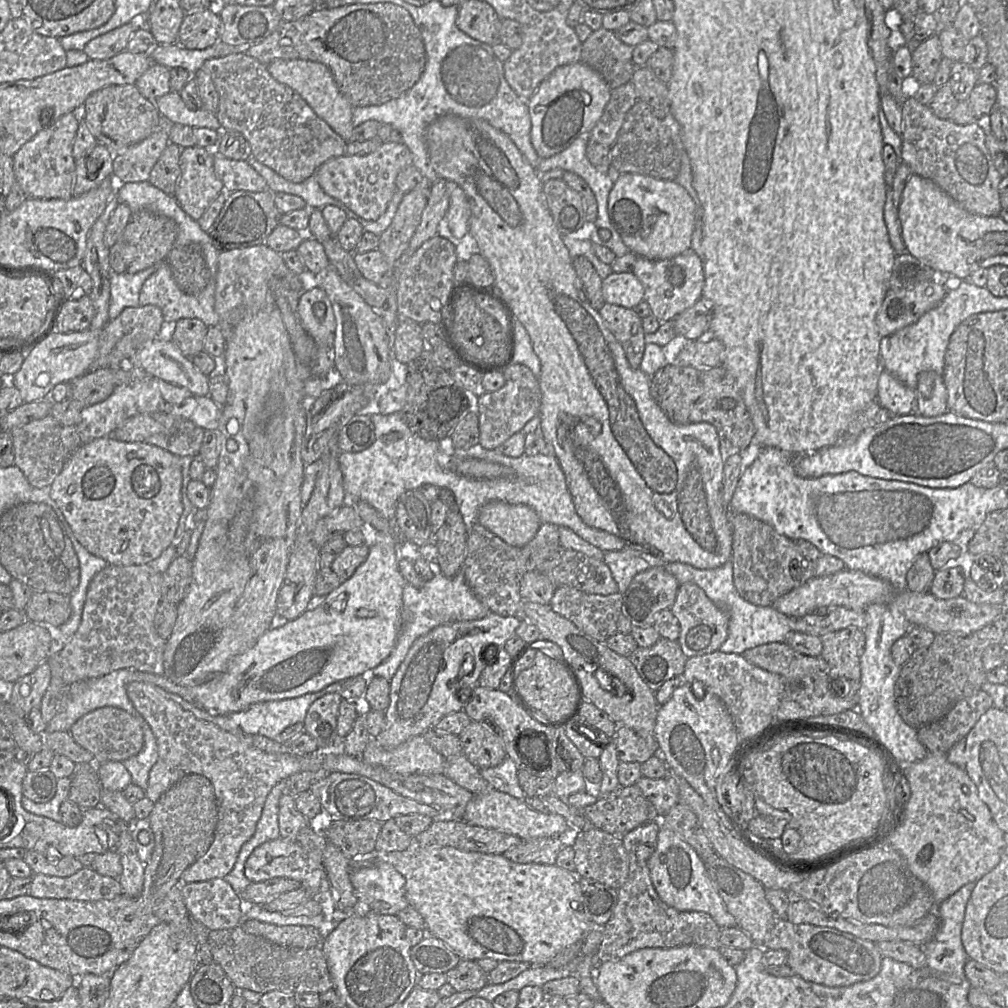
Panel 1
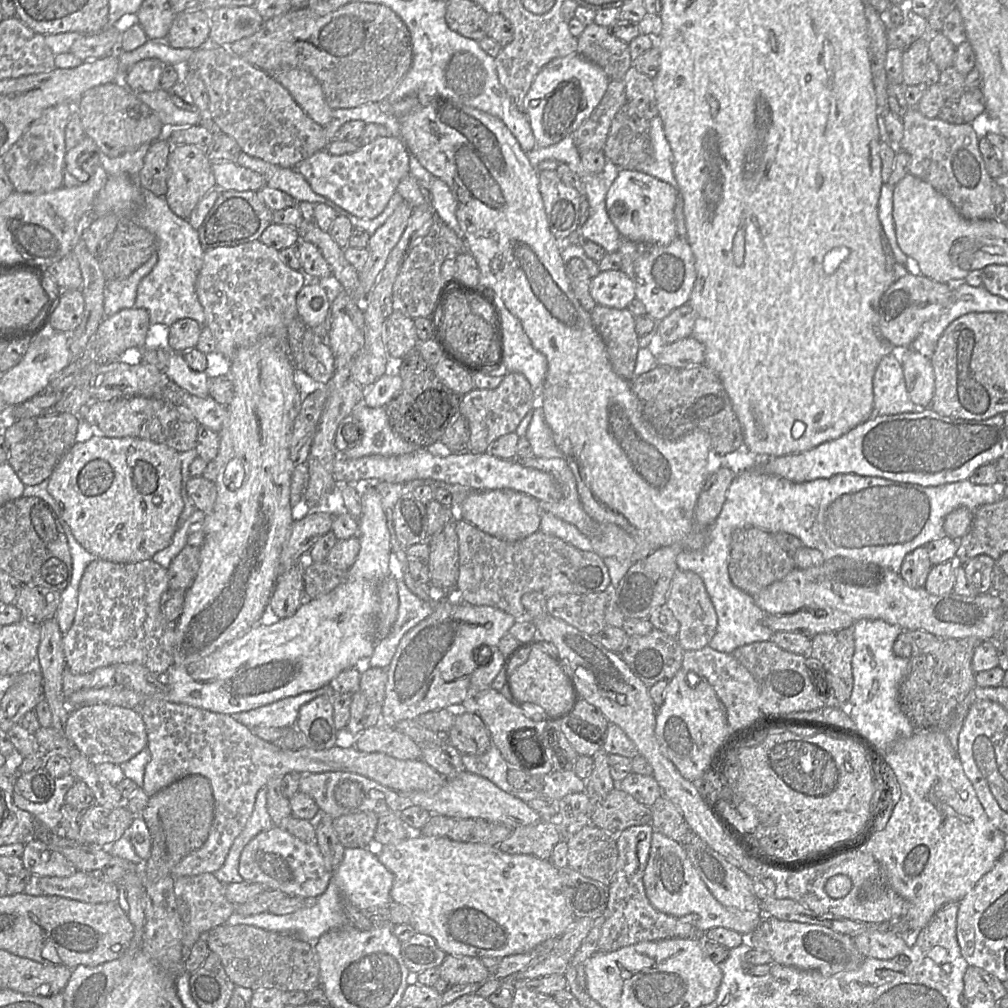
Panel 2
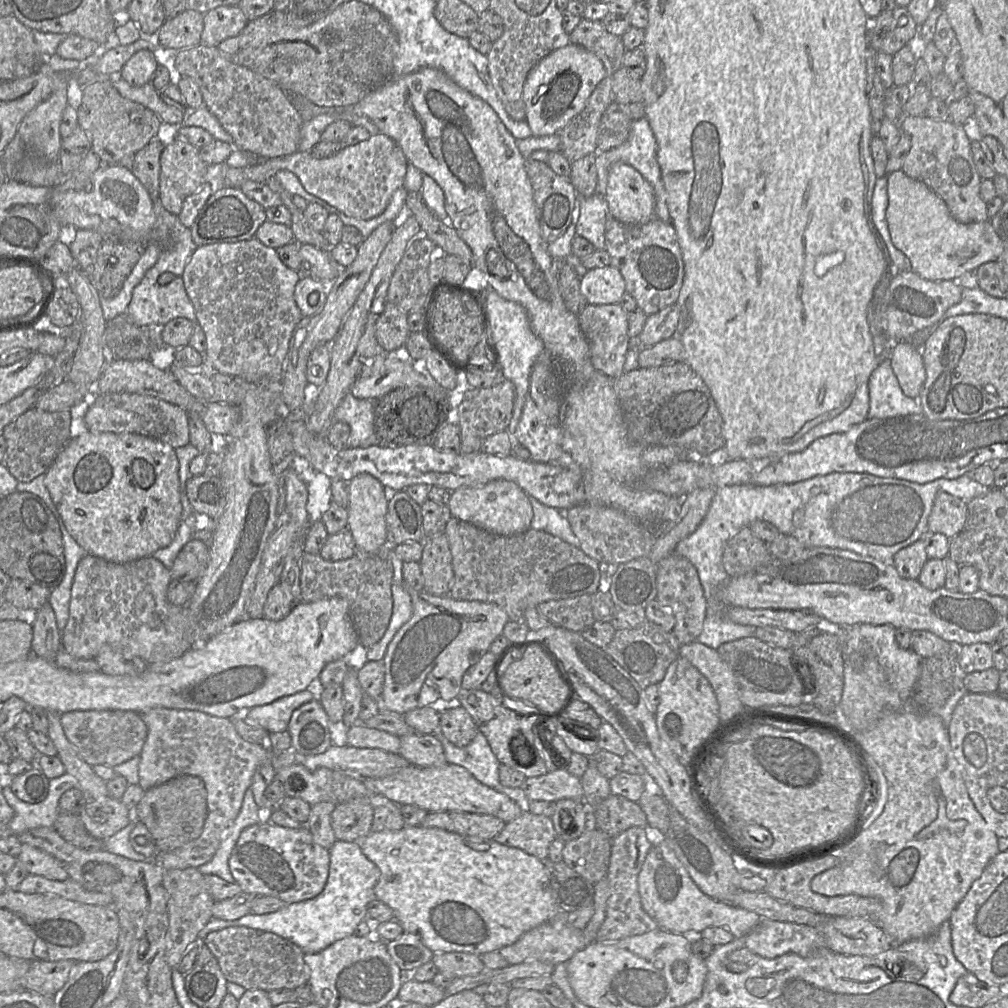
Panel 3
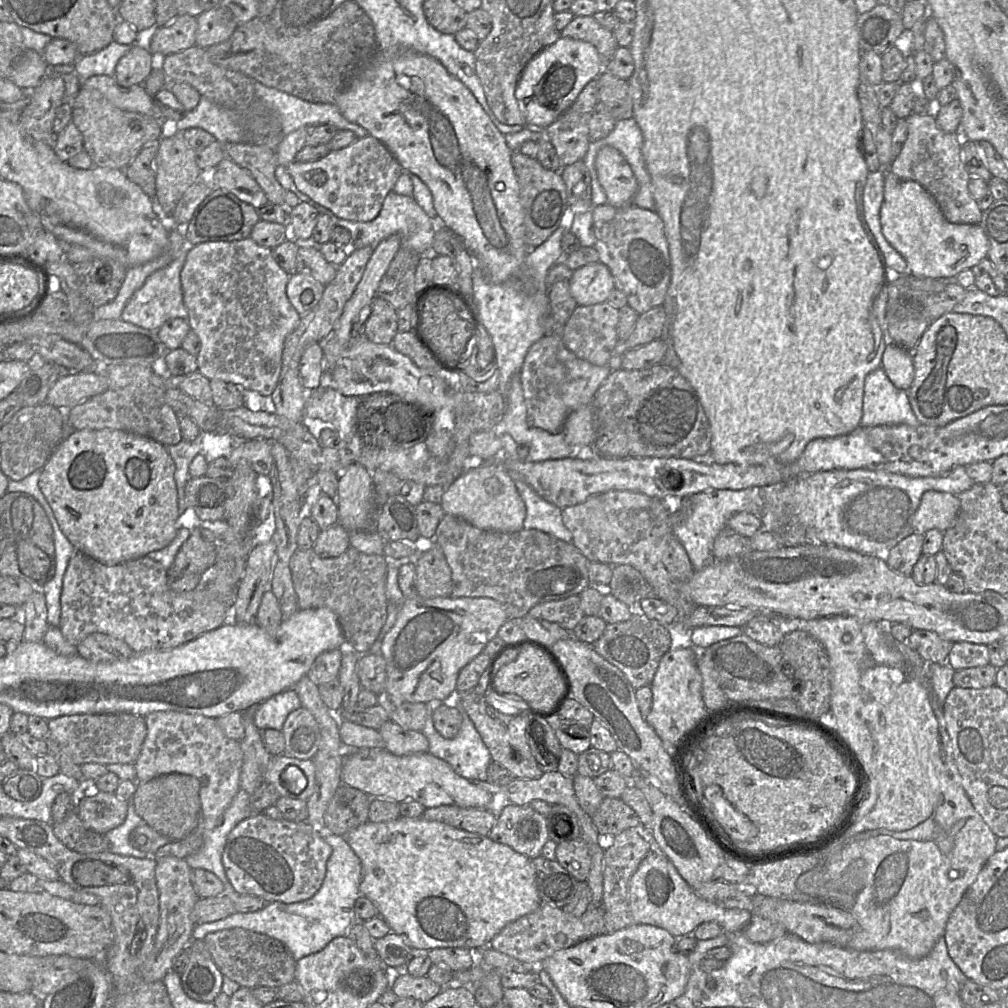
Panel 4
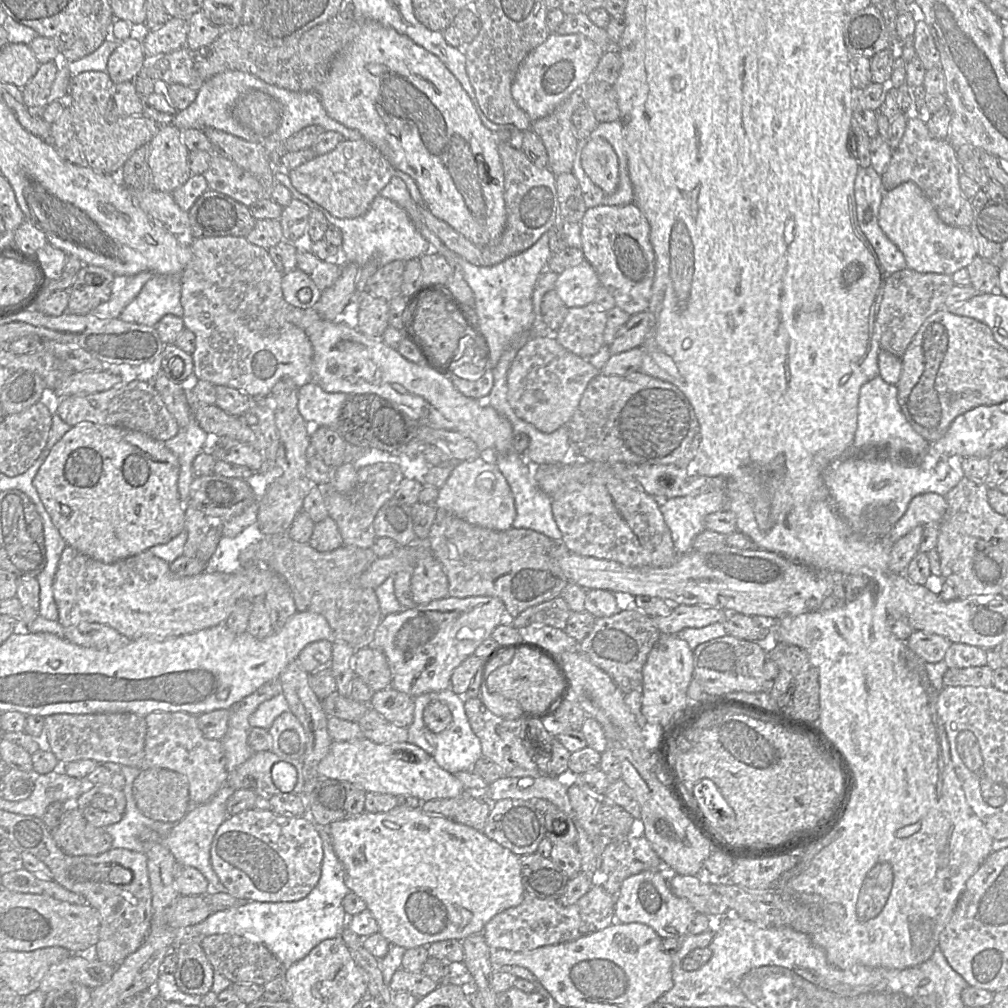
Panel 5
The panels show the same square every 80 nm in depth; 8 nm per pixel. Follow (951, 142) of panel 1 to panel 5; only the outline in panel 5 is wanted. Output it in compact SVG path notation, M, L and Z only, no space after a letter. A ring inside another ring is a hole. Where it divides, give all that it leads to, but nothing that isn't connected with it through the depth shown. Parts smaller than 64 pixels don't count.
M915 117L908 118L904 135L898 147L893 150L892 158L881 179L886 191L906 181L914 182L931 201L944 223L954 227L969 227L974 217L974 207L962 193L960 174L956 148L947 140L932 137L926 122Z

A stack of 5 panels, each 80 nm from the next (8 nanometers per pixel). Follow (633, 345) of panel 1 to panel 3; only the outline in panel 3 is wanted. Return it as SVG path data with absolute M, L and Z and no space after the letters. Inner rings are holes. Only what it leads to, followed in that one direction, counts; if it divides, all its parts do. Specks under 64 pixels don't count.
M588 304L577 317L580 328L589 344L592 365L612 379L621 376L630 348L627 312L619 304Z

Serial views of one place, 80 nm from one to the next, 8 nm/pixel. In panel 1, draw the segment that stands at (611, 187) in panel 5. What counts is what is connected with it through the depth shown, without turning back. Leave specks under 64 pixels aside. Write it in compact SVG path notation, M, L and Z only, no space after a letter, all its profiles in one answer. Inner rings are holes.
M622 173L608 198L610 221L630 250L652 260L673 258L691 248L698 223L698 205L675 180L639 173Z

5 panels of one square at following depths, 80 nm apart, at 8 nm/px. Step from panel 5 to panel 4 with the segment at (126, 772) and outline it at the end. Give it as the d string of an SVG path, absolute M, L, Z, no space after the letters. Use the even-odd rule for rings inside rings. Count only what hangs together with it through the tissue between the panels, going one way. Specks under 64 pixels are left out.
M133 800L127 803L128 811L125 821L120 826L110 830L105 834L109 842L108 851L123 856L145 858L148 855L145 852L138 850L130 843L130 833L137 827L142 826L146 823L136 813Z

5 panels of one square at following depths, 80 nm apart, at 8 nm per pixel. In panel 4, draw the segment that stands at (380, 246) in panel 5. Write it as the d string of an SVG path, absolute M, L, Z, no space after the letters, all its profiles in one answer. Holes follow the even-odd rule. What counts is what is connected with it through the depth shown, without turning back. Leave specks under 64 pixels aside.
M278 165L275 169L275 177L285 190L293 192L301 200L301 202L306 202L313 206L319 213L328 215L335 226L342 226L346 228L351 235L350 248L352 250L364 247L376 248L382 240L394 234L399 235L401 239L400 248L415 251L420 255L433 245L435 234L434 223L431 218L427 216L424 210L416 203L412 196L397 194L391 190L384 199L379 214L373 220L351 221L335 216L329 209L318 204L307 195L300 192L286 167Z

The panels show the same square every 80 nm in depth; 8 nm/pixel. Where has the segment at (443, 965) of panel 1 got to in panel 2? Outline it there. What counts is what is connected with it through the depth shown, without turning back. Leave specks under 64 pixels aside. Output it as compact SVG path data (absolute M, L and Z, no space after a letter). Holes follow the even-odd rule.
M416 933L409 940L401 942L401 956L411 973L419 974L429 968L438 968L446 955L427 934Z

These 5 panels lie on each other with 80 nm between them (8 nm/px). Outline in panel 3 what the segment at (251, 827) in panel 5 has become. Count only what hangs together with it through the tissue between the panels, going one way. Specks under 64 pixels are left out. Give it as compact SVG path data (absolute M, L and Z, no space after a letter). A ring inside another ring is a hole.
M264 820L241 832L229 857L229 867L243 892L272 896L291 904L322 892L329 874L330 850L315 842L306 825L294 829Z

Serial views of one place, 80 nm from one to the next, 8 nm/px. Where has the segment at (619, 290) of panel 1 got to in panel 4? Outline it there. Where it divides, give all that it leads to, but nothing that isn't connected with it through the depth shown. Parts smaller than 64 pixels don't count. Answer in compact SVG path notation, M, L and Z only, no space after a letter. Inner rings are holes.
M601 262L573 270L569 286L570 293L579 306L606 302L615 289L609 268Z

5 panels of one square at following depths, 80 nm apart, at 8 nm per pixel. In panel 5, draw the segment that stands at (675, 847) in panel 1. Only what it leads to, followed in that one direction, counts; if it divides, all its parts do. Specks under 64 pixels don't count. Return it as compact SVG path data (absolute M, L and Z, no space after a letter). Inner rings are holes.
M646 870L625 879L615 900L614 920L618 923L642 923L650 926L663 938L683 938L689 934L689 926L697 915L692 904L676 896L668 883L671 870Z

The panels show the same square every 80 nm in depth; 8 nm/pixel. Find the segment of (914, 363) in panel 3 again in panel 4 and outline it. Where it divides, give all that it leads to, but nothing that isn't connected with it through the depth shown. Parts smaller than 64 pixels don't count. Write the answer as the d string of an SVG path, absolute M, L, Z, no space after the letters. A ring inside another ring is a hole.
M888 343L883 353L882 367L897 388L909 389L915 376L912 351Z

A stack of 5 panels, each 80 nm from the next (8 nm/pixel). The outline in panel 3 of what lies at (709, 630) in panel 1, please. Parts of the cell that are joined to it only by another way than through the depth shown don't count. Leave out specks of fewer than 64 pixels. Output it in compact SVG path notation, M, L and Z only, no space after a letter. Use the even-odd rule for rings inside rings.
M674 552L659 563L656 600L672 609L676 619L673 634L678 642L681 645L686 645L697 641L703 630L708 601L697 570L688 559Z

